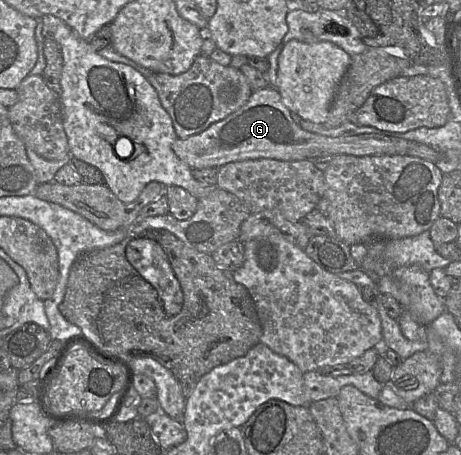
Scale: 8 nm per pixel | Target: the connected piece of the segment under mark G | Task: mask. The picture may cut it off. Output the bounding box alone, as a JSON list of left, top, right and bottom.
[172,87,409,170]

